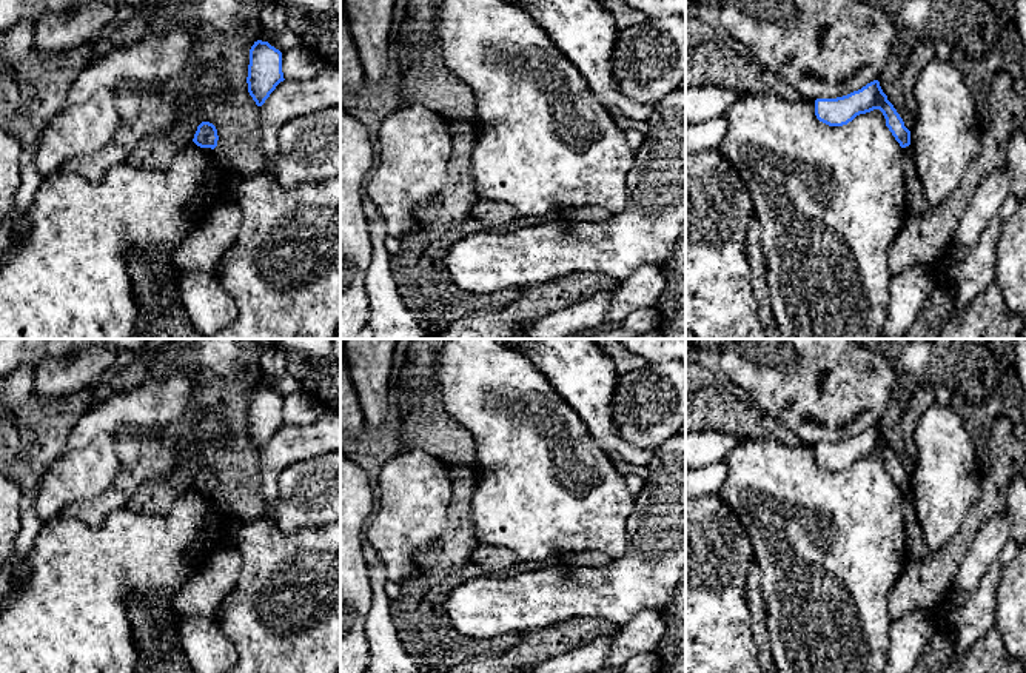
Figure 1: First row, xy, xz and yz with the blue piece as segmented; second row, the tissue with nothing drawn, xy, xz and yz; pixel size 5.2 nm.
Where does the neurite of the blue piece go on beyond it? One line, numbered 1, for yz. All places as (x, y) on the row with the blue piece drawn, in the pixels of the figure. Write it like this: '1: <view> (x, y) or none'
1: none

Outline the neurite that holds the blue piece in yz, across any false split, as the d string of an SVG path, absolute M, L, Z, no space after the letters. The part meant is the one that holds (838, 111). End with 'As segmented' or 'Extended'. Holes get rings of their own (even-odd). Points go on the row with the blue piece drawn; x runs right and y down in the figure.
M873 80L858 91L837 99L816 99L815 116L829 126L843 126L857 116L880 109L886 119L886 126L901 148L910 145L910 131L904 126L903 119L887 100L880 82Z. As segmented

